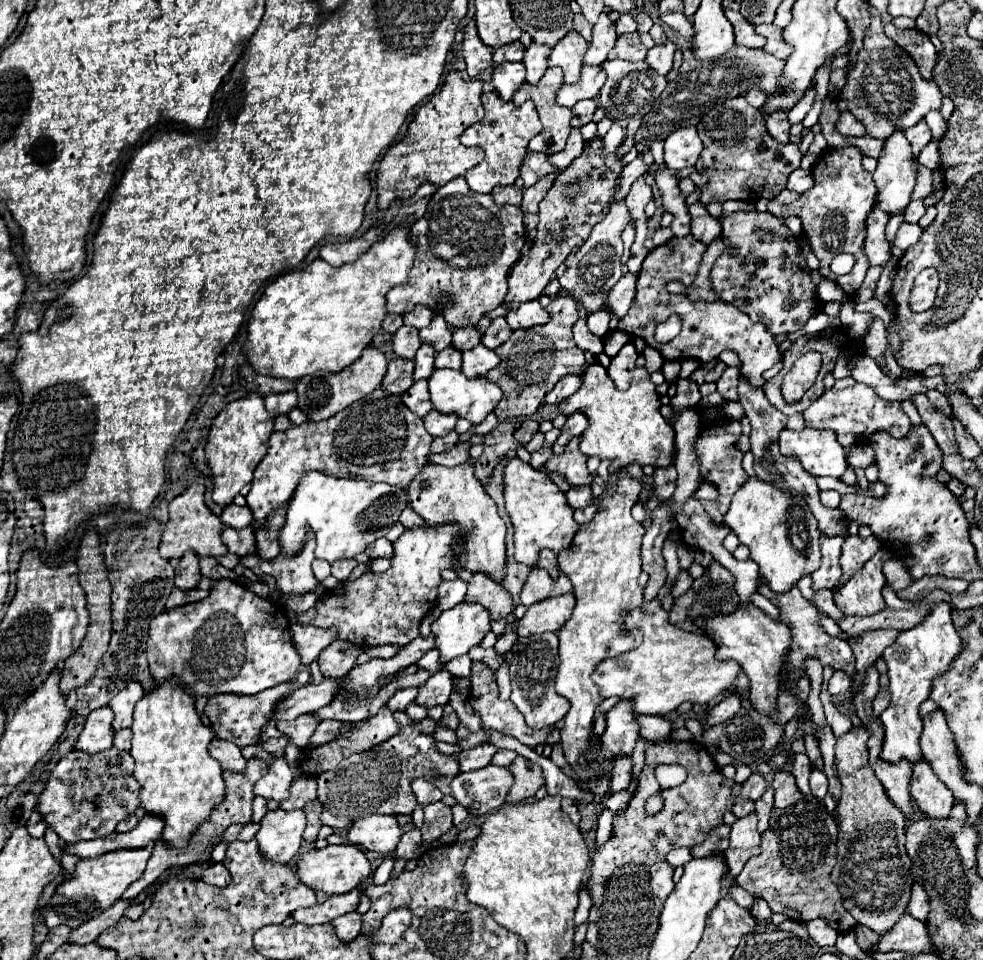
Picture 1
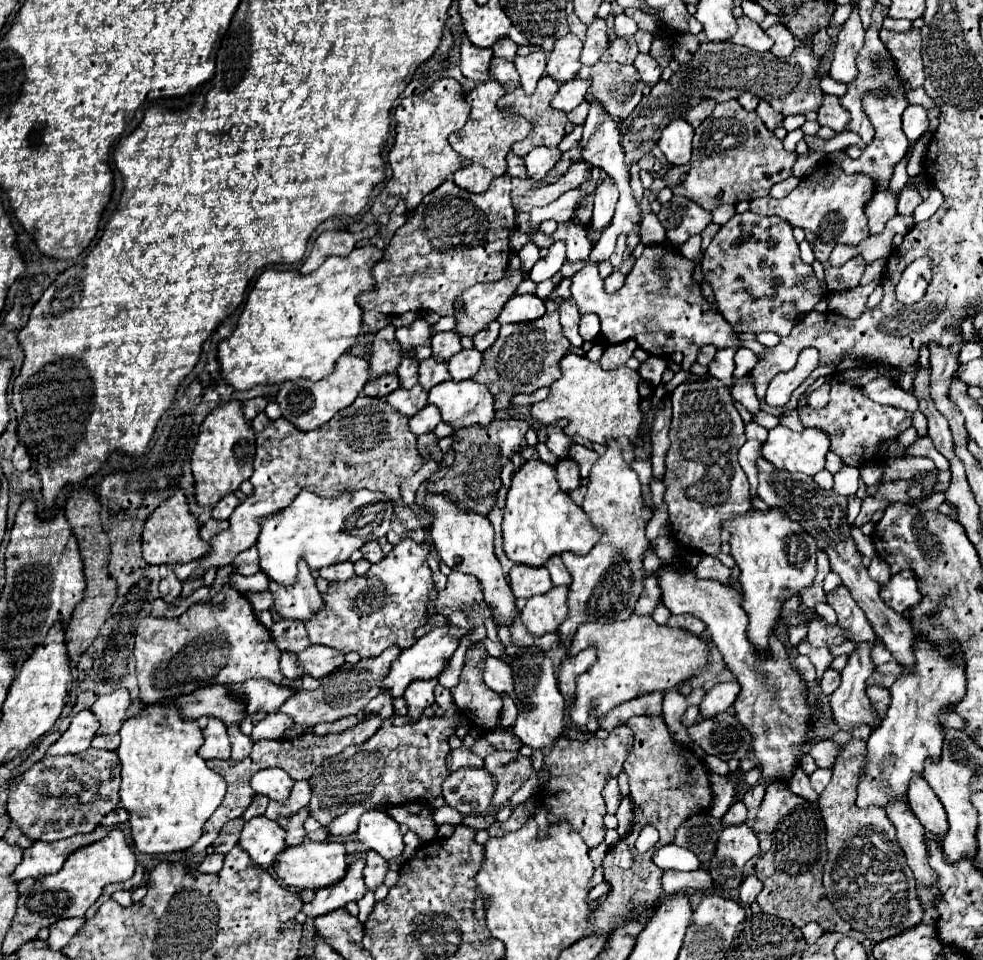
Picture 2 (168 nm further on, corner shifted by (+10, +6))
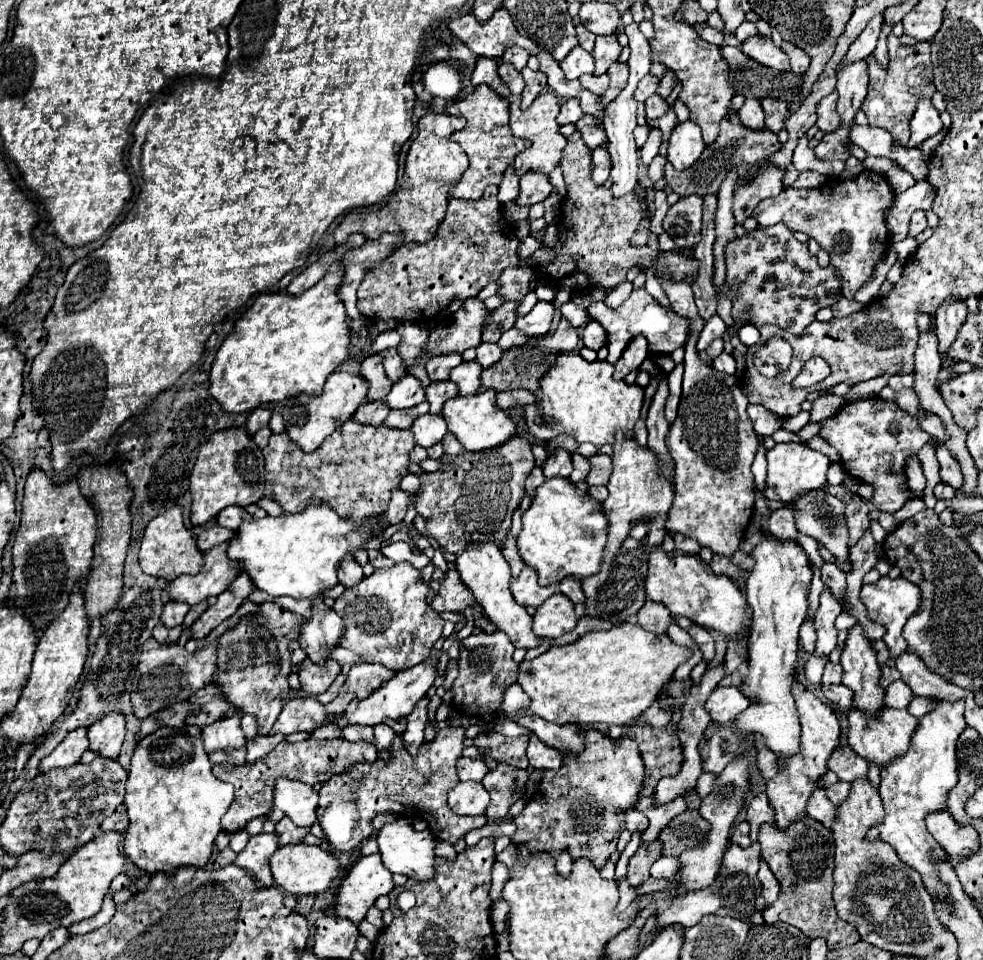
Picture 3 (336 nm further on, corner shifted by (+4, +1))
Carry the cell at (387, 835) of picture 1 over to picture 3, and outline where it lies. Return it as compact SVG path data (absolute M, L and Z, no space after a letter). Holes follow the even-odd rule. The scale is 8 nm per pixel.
M400 817L394 823L386 823L378 831L376 839L378 839L378 845L380 845L380 853L382 853L384 865L392 873L406 875L408 879L414 879L414 881L432 879L432 875L434 875L434 845L436 845L436 839L434 839L430 829L414 831L412 823L408 819L404 819L404 817Z

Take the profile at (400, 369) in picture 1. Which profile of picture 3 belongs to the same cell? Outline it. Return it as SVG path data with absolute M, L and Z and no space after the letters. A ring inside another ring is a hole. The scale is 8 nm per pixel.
M382 401L362 403L358 407L358 411L354 413L354 421L356 423L362 423L362 425L382 425L388 413L390 413L390 409L384 407Z

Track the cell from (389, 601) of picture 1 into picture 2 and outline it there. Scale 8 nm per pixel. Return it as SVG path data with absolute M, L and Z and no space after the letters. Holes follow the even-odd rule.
M404 538L380 564L372 564L364 576L352 576L346 582L330 582L328 590L322 594L322 610L304 622L312 644L324 644L344 654L354 650L362 658L378 656L392 644L410 648L414 644L414 628L426 624L428 594L434 590L432 570L426 562L428 554L428 542L420 544Z

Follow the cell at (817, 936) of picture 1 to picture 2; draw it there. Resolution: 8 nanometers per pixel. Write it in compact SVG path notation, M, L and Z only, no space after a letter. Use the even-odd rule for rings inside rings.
M812 922L812 924L806 924L806 926L802 928L802 934L804 934L804 938L806 938L808 944L814 944L814 942L824 934L824 930L822 930L816 922Z

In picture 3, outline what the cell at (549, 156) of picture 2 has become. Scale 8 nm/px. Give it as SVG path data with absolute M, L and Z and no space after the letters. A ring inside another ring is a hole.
M528 171L526 175L520 177L520 193L516 197L516 203L518 205L534 205L534 203L540 203L544 201L552 191L552 185L548 181L548 175L540 175L540 173L534 173L534 171Z

